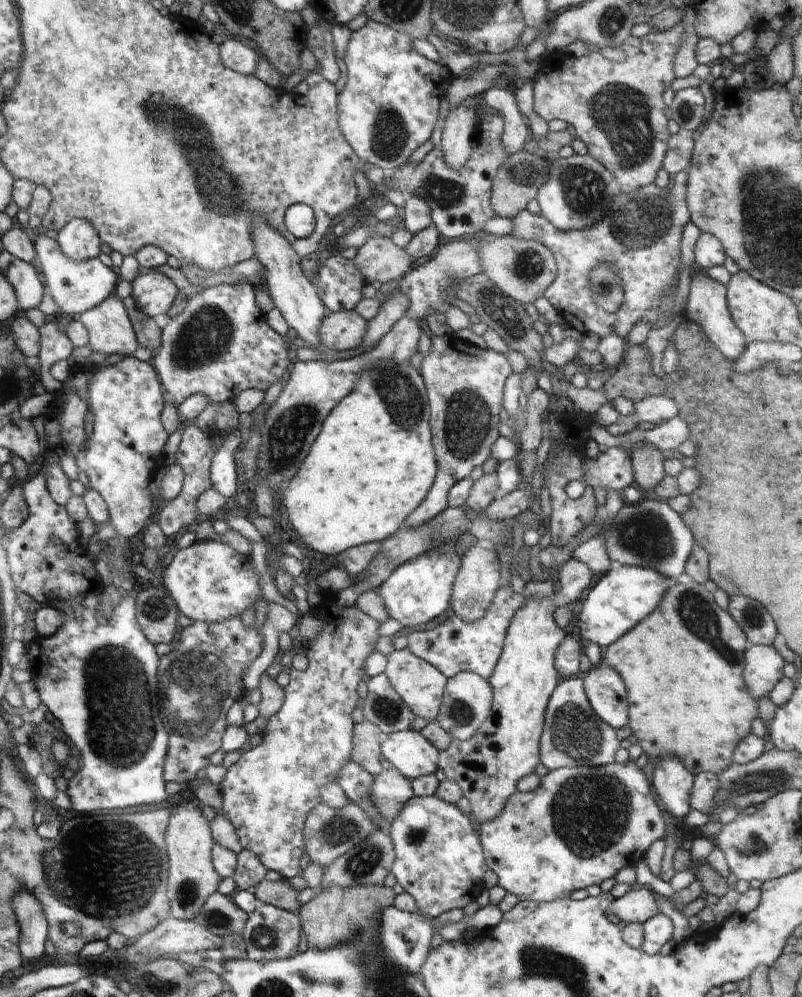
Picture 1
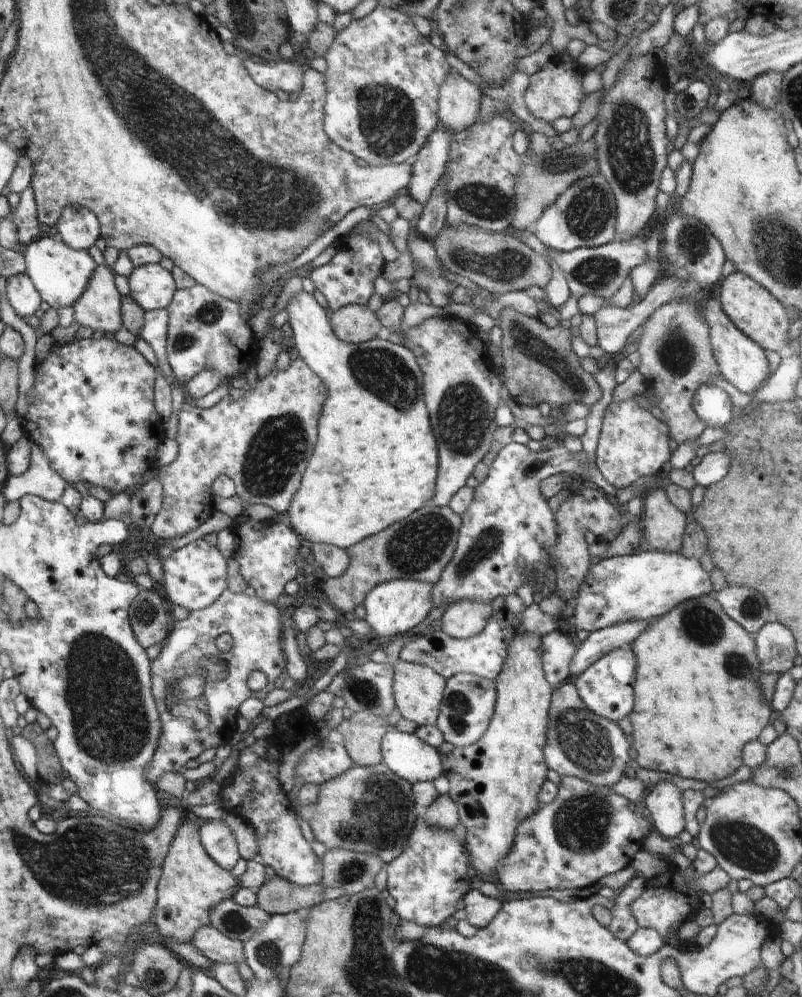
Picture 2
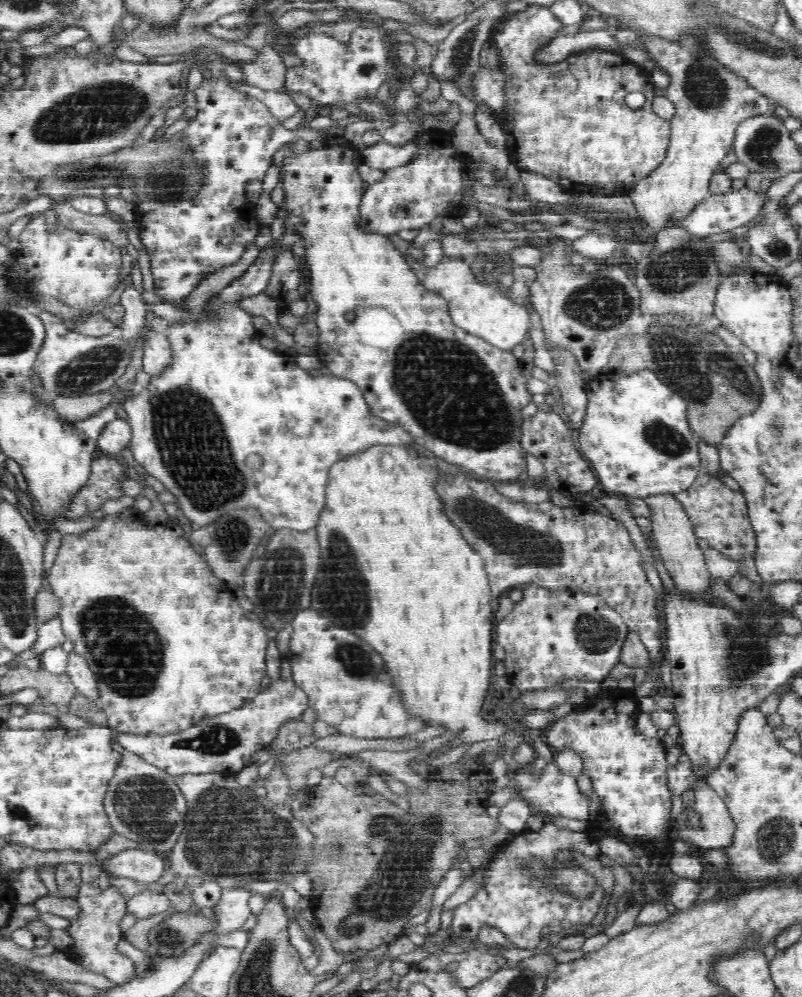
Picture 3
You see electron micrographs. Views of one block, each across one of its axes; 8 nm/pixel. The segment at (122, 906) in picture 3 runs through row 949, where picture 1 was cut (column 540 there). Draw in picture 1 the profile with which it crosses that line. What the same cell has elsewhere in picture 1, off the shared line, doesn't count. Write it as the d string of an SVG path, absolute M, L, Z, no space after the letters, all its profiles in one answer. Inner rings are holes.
M681 22L668 31L650 33L642 37L641 50L635 56L624 58L623 62L610 62L599 50L591 50L588 56L572 56L566 52L554 52L545 55L535 75L533 87L533 110L538 118L546 123L560 119L572 125L576 130L576 138L584 141L588 147L588 155L604 164L616 176L620 191L623 194L634 193L652 185L658 170L662 168L662 160L668 151L670 132L666 128L664 102L662 92L671 88L674 82L672 60L678 50L678 42L682 38Z

